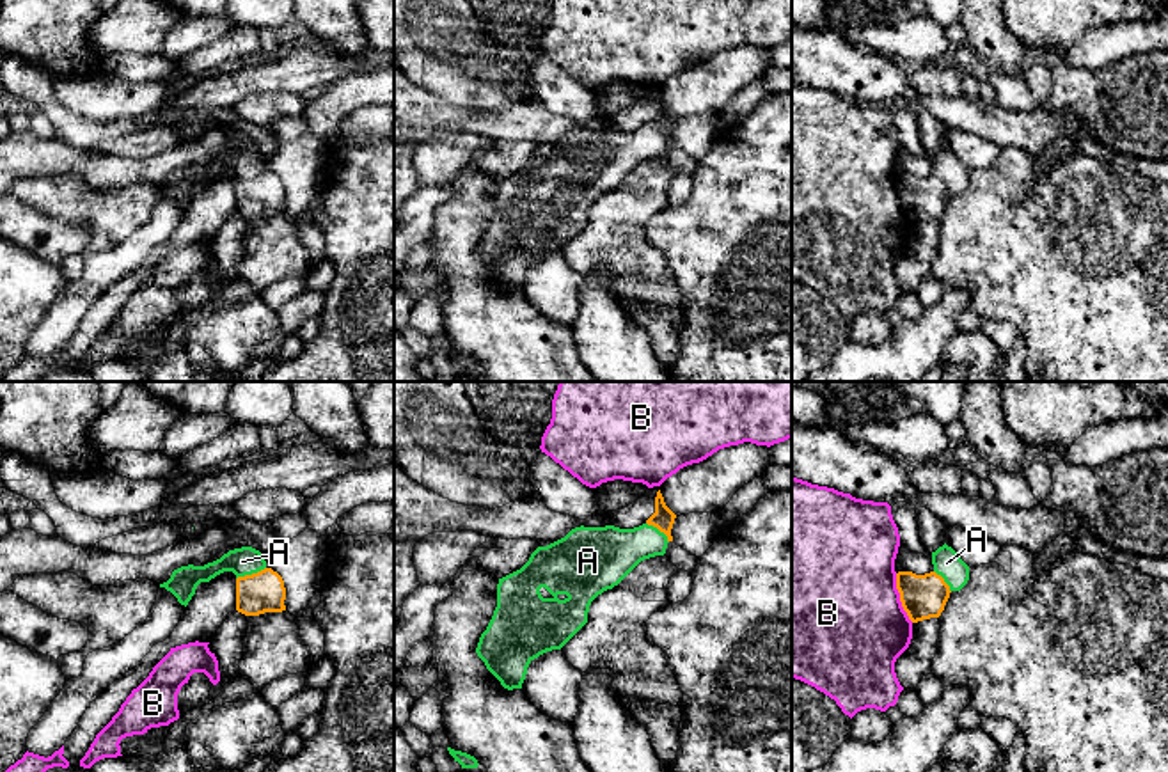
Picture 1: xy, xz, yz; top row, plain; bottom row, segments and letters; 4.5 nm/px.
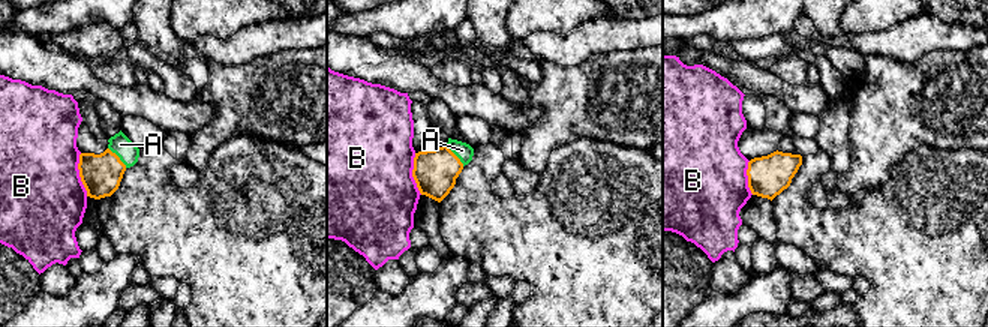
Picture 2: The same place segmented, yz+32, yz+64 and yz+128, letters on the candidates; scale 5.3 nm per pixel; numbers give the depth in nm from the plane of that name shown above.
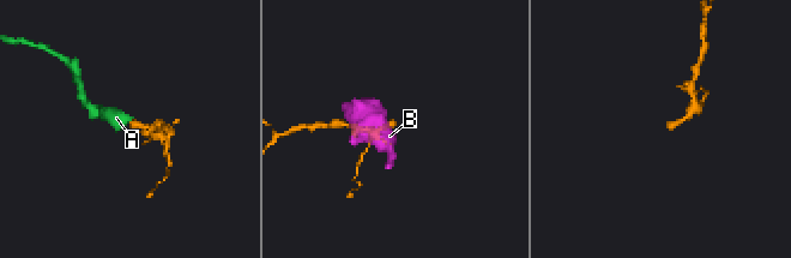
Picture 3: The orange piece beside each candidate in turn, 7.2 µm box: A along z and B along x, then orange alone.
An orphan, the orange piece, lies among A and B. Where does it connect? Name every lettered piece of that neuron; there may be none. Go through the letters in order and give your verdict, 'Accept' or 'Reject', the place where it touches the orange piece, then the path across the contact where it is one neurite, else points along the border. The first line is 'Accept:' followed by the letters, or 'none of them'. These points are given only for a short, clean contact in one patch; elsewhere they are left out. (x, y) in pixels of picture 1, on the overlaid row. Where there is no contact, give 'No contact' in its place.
Accept: A
A: Accept. Touches orange at xy (252, 574). Path across: xy (263, 591), (254, 582), (252, 574), (242, 561)
B: Reject. Touches orange at yz (900, 598)

